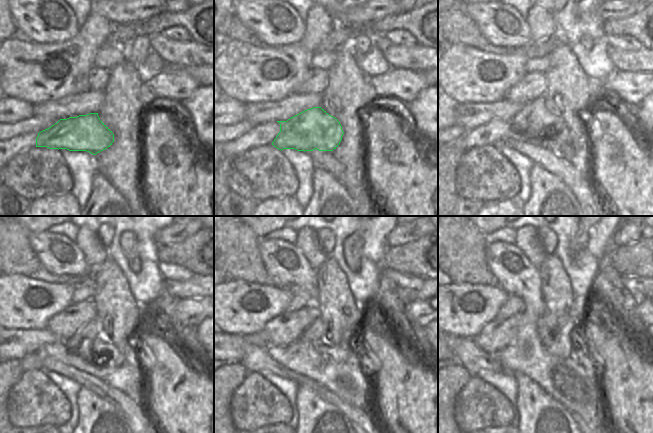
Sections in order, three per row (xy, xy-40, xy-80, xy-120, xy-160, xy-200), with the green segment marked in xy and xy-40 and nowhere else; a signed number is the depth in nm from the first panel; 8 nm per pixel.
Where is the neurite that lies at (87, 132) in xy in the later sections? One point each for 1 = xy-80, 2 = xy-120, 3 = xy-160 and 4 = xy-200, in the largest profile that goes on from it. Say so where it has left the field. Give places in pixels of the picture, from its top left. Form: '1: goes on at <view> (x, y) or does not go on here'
1: goes on at xy-80 (534, 120)
2: goes on at xy-120 (86, 342)
3: goes on at xy-160 (315, 333)
4: goes on at xy-200 (553, 330)

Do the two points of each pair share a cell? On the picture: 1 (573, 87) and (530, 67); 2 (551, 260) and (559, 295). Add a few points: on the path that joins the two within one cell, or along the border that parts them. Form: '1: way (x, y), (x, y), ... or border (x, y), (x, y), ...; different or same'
1: border (548, 55), (549, 65), (544, 73); different
2: way (551, 269), (556, 286); same

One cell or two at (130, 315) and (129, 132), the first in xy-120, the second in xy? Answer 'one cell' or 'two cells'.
one cell

